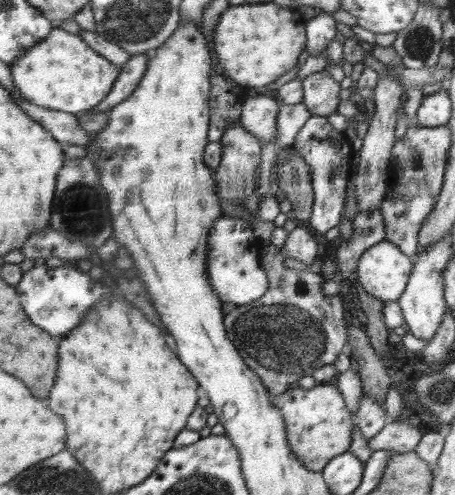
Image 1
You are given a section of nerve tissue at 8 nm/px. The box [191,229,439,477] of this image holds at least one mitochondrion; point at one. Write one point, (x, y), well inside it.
(284, 339)

